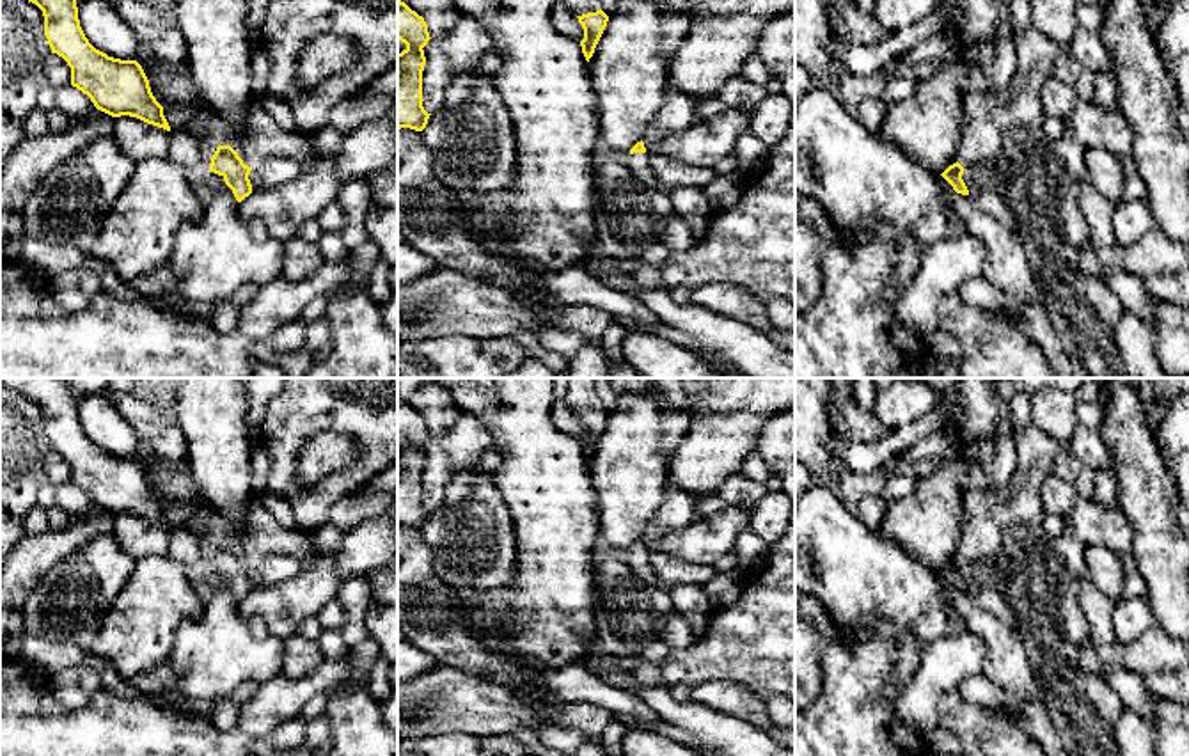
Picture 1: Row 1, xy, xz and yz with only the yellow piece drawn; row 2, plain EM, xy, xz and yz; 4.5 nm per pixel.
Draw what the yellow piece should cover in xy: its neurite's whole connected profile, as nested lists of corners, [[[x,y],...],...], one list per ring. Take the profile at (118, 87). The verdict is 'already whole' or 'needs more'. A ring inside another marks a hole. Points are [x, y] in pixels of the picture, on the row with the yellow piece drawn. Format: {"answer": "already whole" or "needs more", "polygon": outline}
{"answer": "already whole", "polygon": [[[76,0],[28,2],[43,11],[44,35],[51,53],[71,67],[71,85],[87,94],[98,110],[112,117],[137,117],[170,131],[142,66],[96,50],[80,27]]]}

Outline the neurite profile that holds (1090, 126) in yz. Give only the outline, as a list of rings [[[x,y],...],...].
[[[1079,99],[1065,121],[1065,135],[1083,149],[1106,149],[1120,158],[1132,153],[1130,124],[1116,106],[1100,108]]]

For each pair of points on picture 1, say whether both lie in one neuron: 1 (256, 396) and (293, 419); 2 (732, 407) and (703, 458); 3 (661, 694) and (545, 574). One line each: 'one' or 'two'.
1: two
2: one
3: two

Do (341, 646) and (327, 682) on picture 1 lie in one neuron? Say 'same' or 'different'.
same

